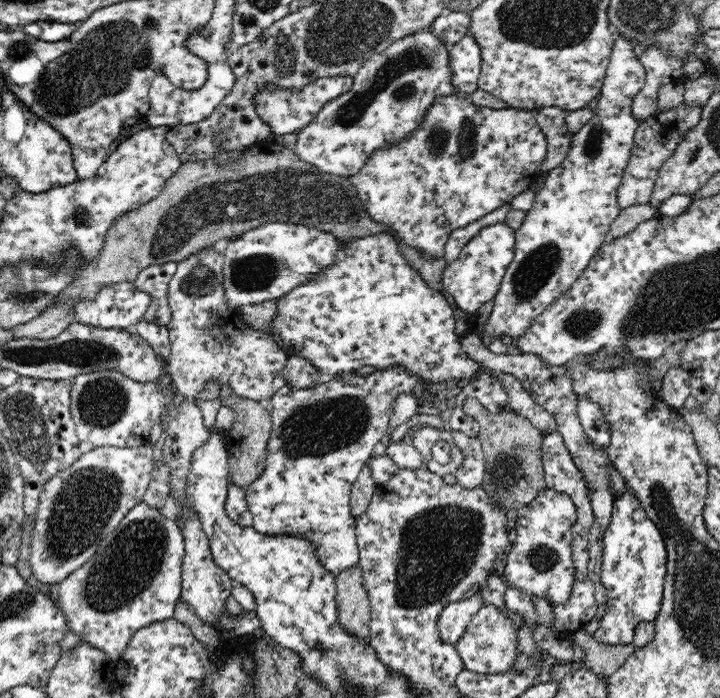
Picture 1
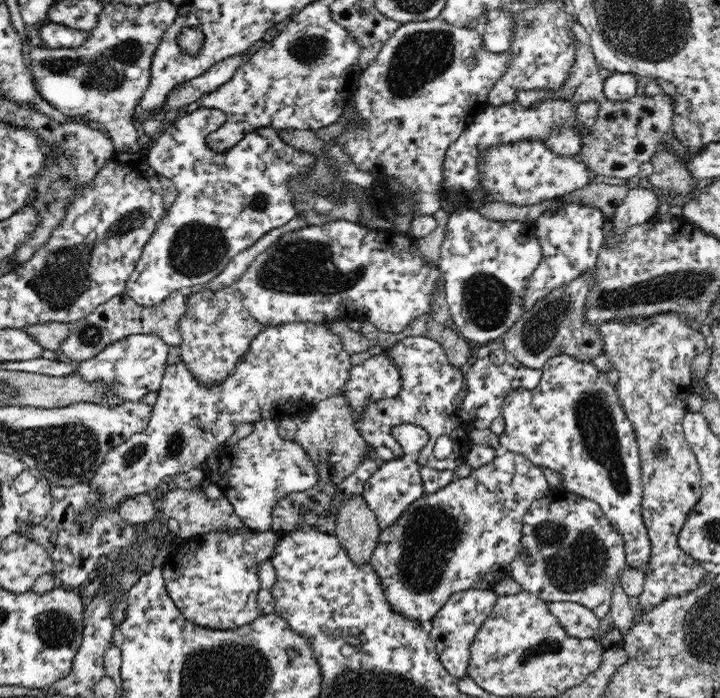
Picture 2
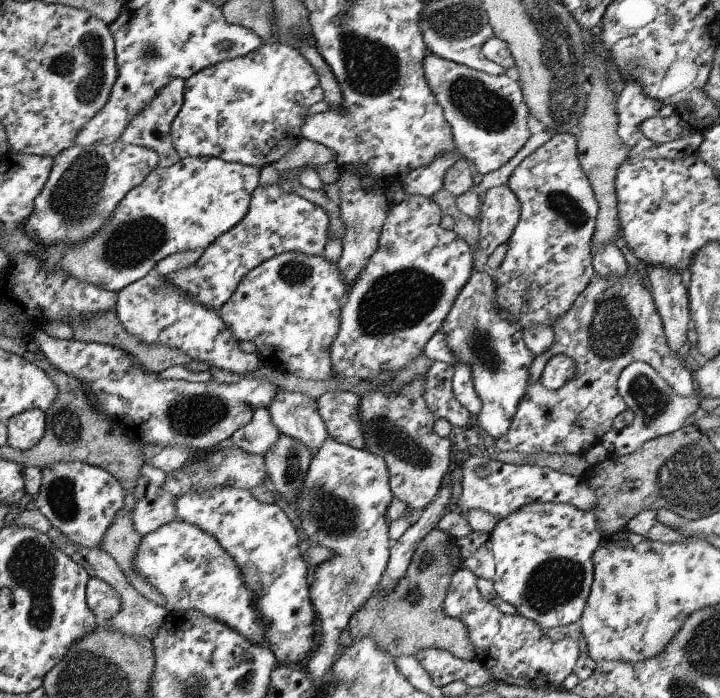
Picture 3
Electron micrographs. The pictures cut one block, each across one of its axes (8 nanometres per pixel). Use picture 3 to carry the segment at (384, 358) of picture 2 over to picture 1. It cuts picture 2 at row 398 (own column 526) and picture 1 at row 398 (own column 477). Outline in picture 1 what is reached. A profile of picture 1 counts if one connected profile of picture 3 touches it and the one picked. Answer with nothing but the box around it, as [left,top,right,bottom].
[245,369,427,577]

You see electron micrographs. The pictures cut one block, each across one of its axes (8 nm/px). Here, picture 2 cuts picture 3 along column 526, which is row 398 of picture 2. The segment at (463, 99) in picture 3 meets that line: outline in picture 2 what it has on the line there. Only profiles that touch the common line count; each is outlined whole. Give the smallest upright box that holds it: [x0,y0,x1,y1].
[76,334,171,407]

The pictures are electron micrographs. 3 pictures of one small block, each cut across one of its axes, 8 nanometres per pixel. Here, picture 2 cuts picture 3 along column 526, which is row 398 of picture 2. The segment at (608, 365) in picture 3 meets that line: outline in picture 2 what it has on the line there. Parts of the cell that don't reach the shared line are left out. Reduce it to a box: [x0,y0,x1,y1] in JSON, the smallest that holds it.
[355,336,472,471]

